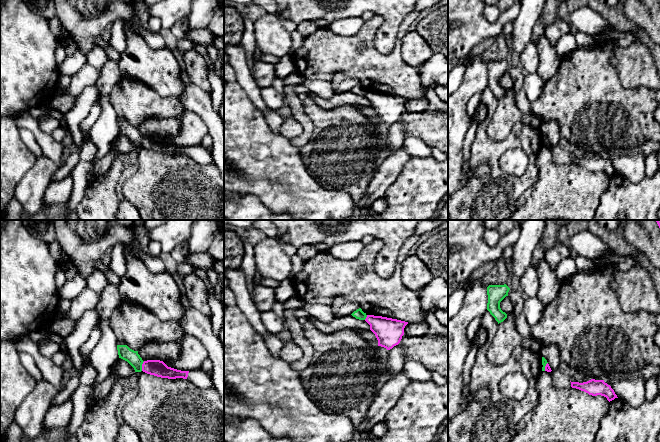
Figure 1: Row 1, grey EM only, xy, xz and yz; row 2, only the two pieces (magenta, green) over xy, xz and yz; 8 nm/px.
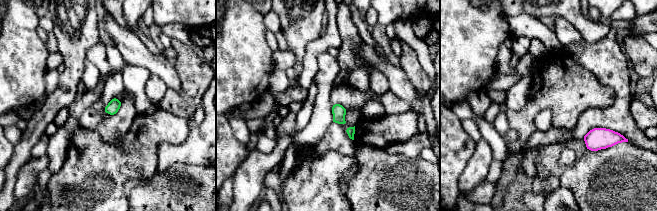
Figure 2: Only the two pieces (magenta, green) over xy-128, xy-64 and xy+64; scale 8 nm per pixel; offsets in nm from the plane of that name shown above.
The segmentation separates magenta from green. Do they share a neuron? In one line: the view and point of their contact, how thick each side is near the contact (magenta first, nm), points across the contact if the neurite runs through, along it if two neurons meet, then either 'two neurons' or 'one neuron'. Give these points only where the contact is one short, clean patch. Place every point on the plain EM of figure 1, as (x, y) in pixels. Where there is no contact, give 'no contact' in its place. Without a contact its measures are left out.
xy (142, 142) | 130/110 nm | along xy (144, 137), (141, 146) | two neurons

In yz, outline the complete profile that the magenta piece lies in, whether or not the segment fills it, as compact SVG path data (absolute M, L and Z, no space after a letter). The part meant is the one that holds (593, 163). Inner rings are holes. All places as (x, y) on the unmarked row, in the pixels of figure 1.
M591 155L583 159L571 158L571 163L584 167L592 172L604 172L609 178L618 174L611 162L605 159L604 156Z

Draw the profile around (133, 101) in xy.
M125 76L112 89L109 100L117 114L117 121L127 121L134 127L138 127L144 120L150 118L182 119L186 113L177 97L161 97L148 84Z

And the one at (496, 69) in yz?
M489 61L487 63L488 79L487 86L499 99L507 94L507 90L500 84L500 78L508 72L510 64L504 61Z

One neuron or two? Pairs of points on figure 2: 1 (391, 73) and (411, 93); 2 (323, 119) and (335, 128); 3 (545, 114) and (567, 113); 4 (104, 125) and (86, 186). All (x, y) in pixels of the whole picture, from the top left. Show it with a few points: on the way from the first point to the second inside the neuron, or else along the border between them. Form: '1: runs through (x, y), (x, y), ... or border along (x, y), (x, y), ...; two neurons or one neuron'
1: runs through (396, 78), (406, 88); one neuron
2: border along (332, 121), (317, 144); two neurons
3: border along (550, 108), (544, 108), (536, 115), (535, 129); two neurons
4: border along (95, 131), (107, 142), (115, 142), (124, 134); two neurons

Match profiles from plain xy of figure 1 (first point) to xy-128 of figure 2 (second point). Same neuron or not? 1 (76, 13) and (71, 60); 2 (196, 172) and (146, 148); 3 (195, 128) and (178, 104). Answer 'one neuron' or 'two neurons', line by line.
1: one neuron
2: two neurons
3: two neurons

